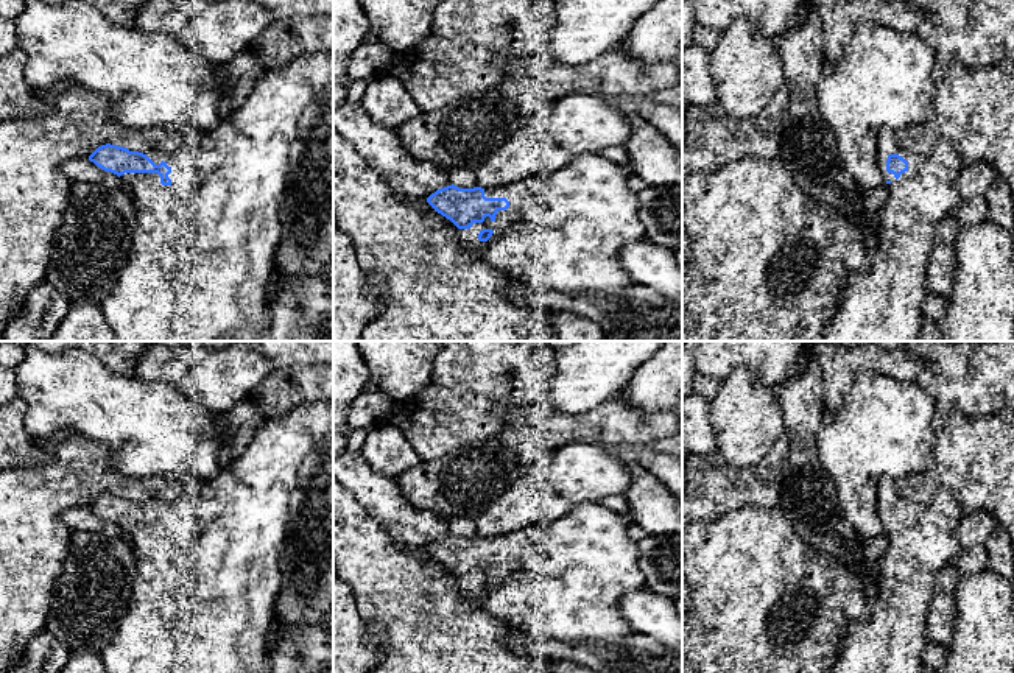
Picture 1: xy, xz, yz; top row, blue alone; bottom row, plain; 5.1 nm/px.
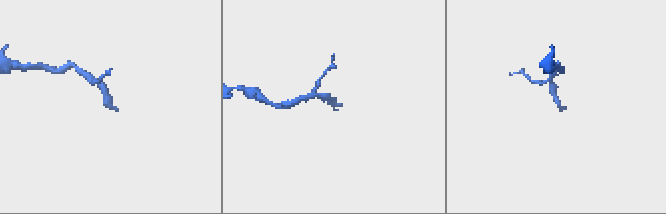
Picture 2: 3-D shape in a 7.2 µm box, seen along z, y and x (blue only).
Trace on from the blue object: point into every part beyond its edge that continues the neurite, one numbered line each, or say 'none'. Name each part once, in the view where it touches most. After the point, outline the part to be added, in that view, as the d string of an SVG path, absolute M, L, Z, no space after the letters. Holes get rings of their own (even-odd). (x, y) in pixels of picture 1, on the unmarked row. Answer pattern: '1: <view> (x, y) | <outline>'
1: xy (203, 600) | M333 399L305 402L280 418L265 421L248 449L212 477L204 477L198 481L188 481L185 475L179 474L139 478L142 484L140 492L128 499L146 503L156 514L164 509L171 517L168 523L171 533L162 534L157 522L125 522L120 525L120 530L132 539L136 580L131 586L128 611L111 642L100 651L107 673L266 673L268 632L274 618L274 601L282 584L279 561L287 537L290 495L298 486L298 470L304 458L312 452L315 441L332 428Z

